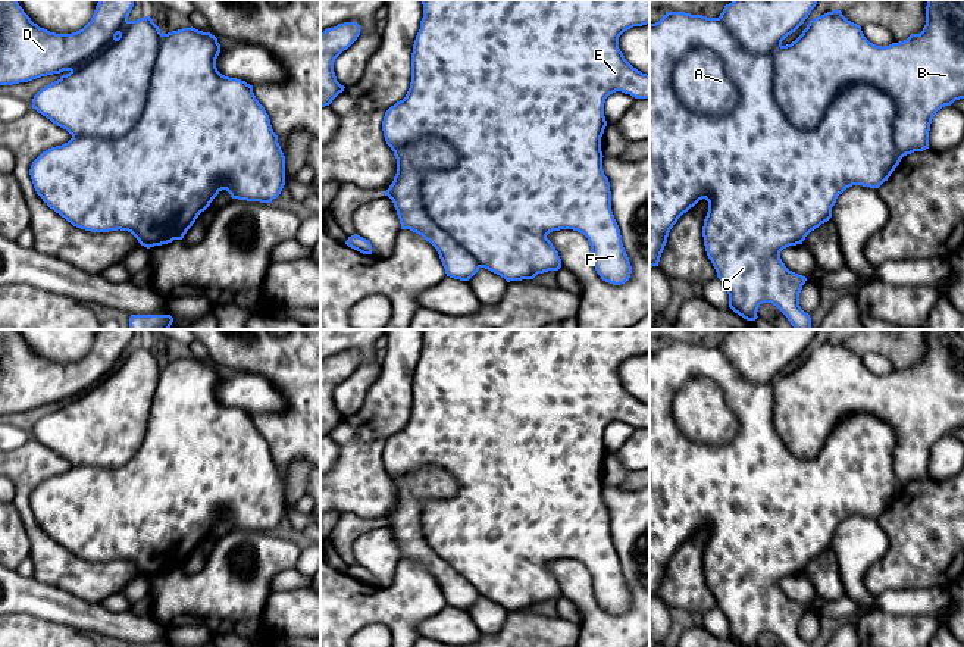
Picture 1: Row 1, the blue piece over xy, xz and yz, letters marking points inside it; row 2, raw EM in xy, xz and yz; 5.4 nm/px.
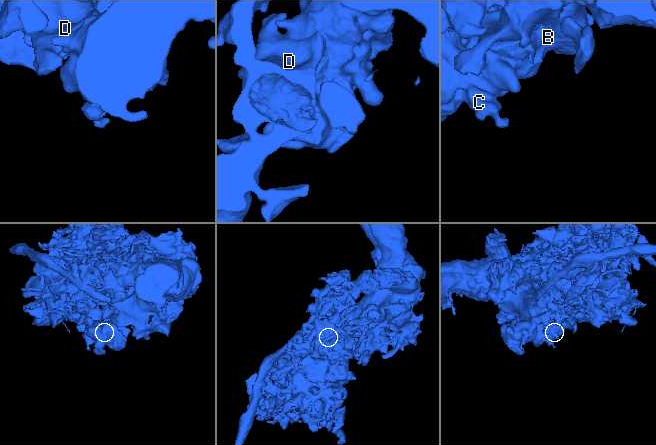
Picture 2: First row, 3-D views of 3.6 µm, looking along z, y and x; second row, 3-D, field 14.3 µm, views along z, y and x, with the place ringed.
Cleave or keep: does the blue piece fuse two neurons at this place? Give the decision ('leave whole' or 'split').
split

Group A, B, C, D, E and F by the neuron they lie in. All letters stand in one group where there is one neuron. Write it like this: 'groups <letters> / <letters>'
groups A B D / C E F

